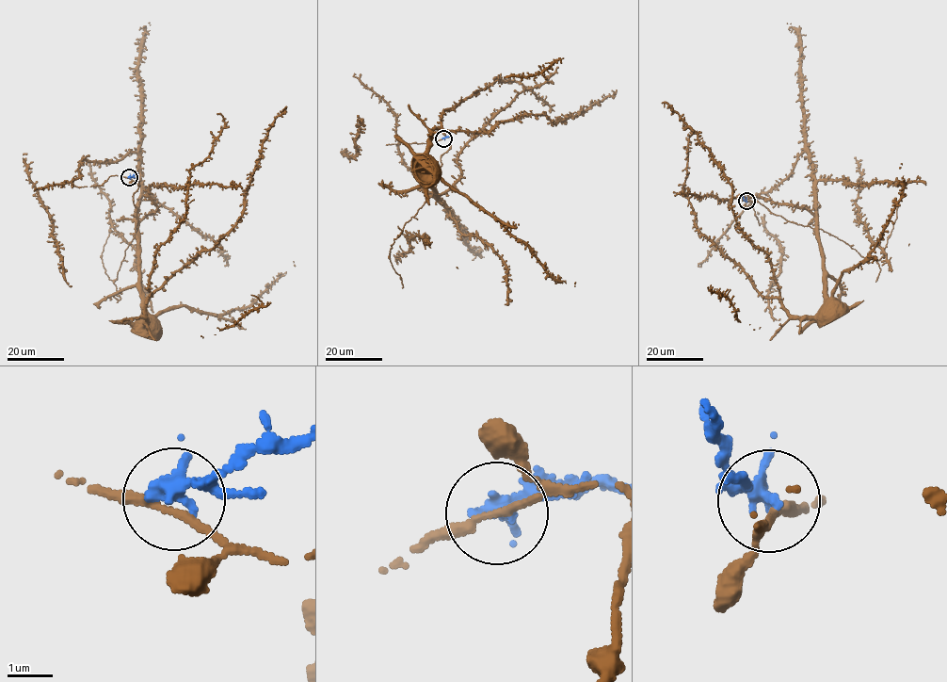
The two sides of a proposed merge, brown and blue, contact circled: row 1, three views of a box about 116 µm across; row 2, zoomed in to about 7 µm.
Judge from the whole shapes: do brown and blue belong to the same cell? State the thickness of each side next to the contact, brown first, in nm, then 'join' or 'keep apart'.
calibres 150 and 260 nm; keep apart

